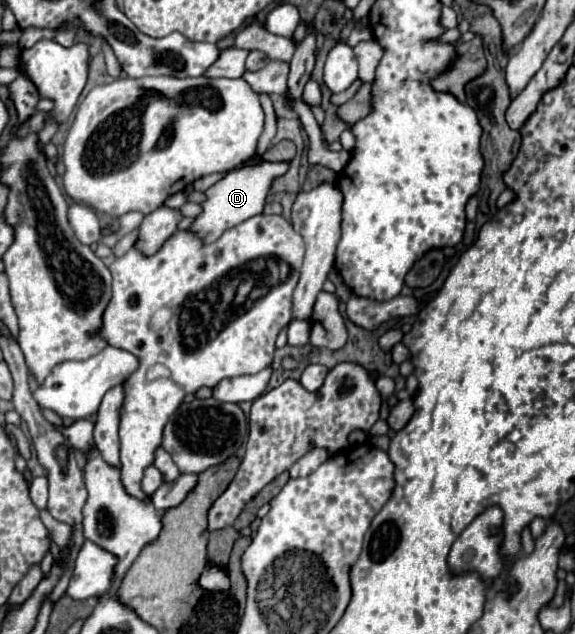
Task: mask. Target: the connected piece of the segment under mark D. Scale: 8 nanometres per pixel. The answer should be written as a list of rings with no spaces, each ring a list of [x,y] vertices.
[[[259,161],[253,165],[243,165],[237,169],[231,169],[225,173],[225,177],[221,177],[215,185],[211,185],[205,191],[205,201],[201,203],[203,211],[193,219],[191,227],[187,231],[195,233],[203,243],[211,243],[217,241],[221,237],[223,231],[243,223],[245,219],[263,213],[263,205],[265,199],[269,195],[269,189],[273,185],[273,181],[281,175],[285,175],[291,167],[291,161]]]

